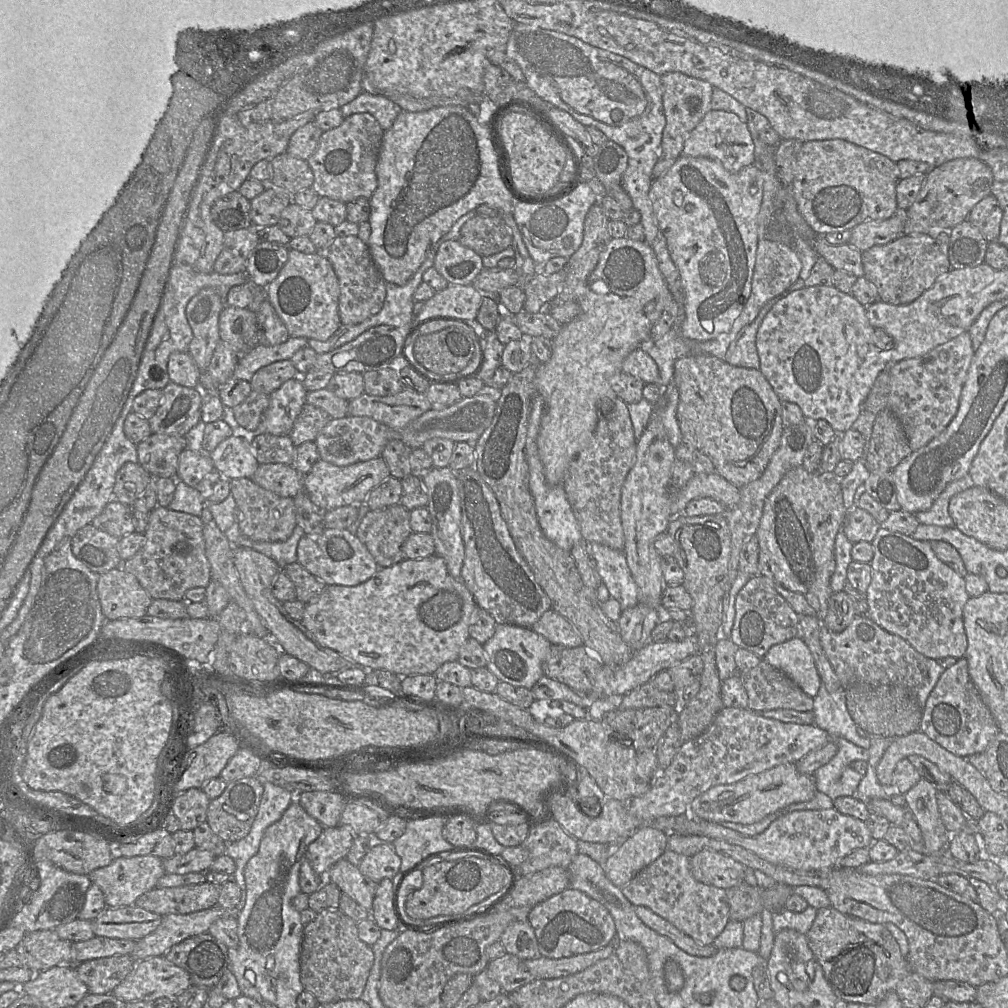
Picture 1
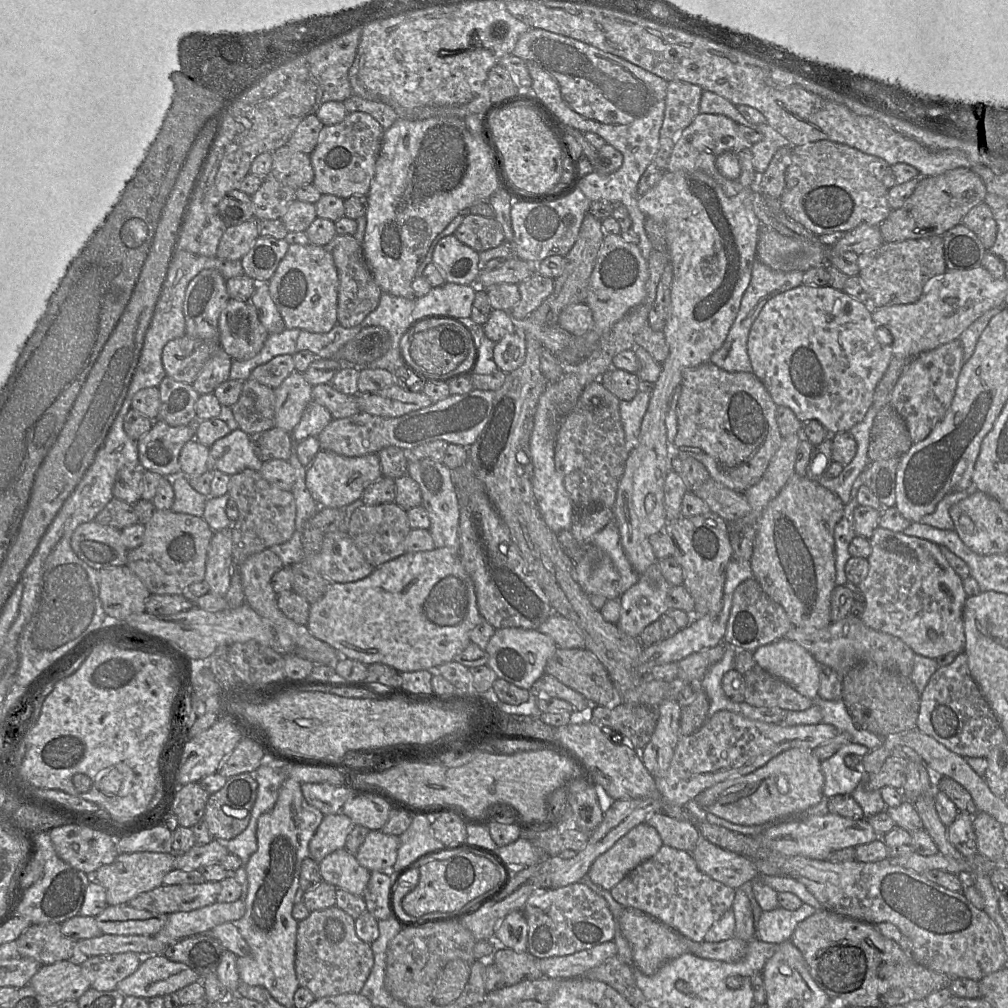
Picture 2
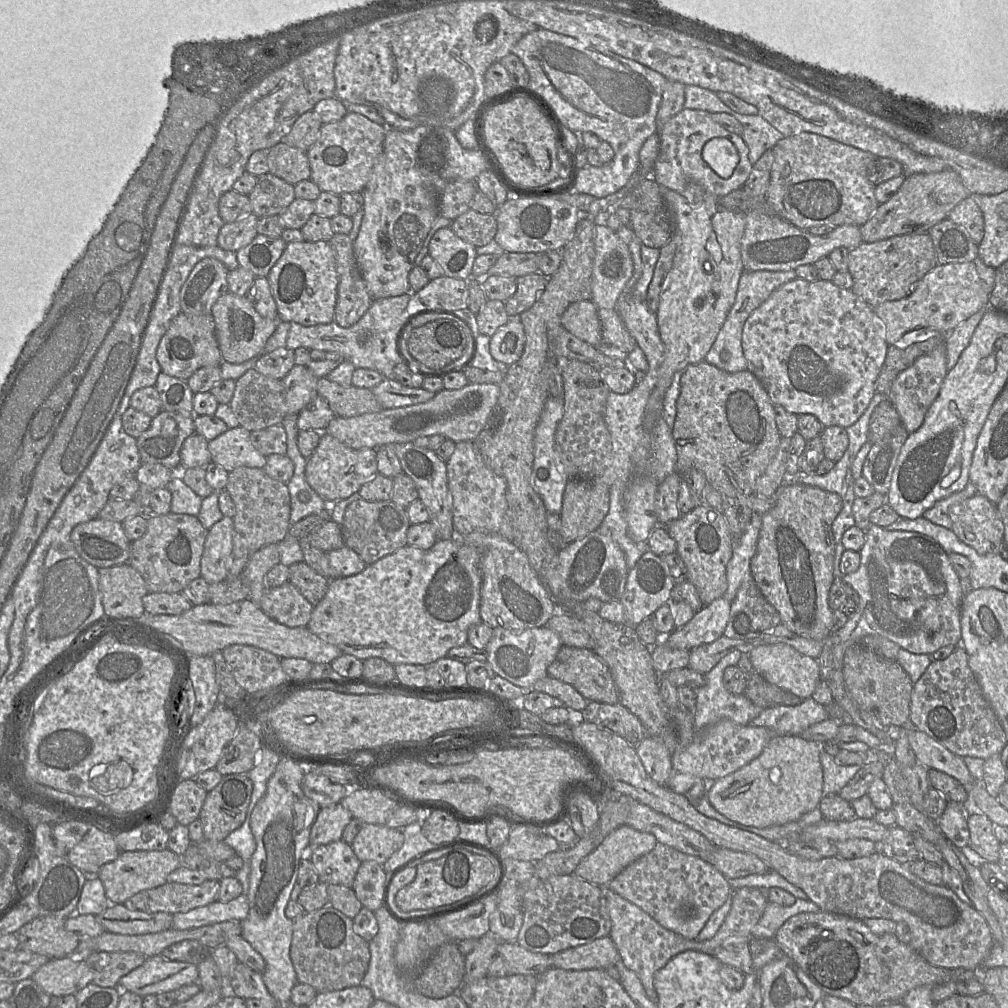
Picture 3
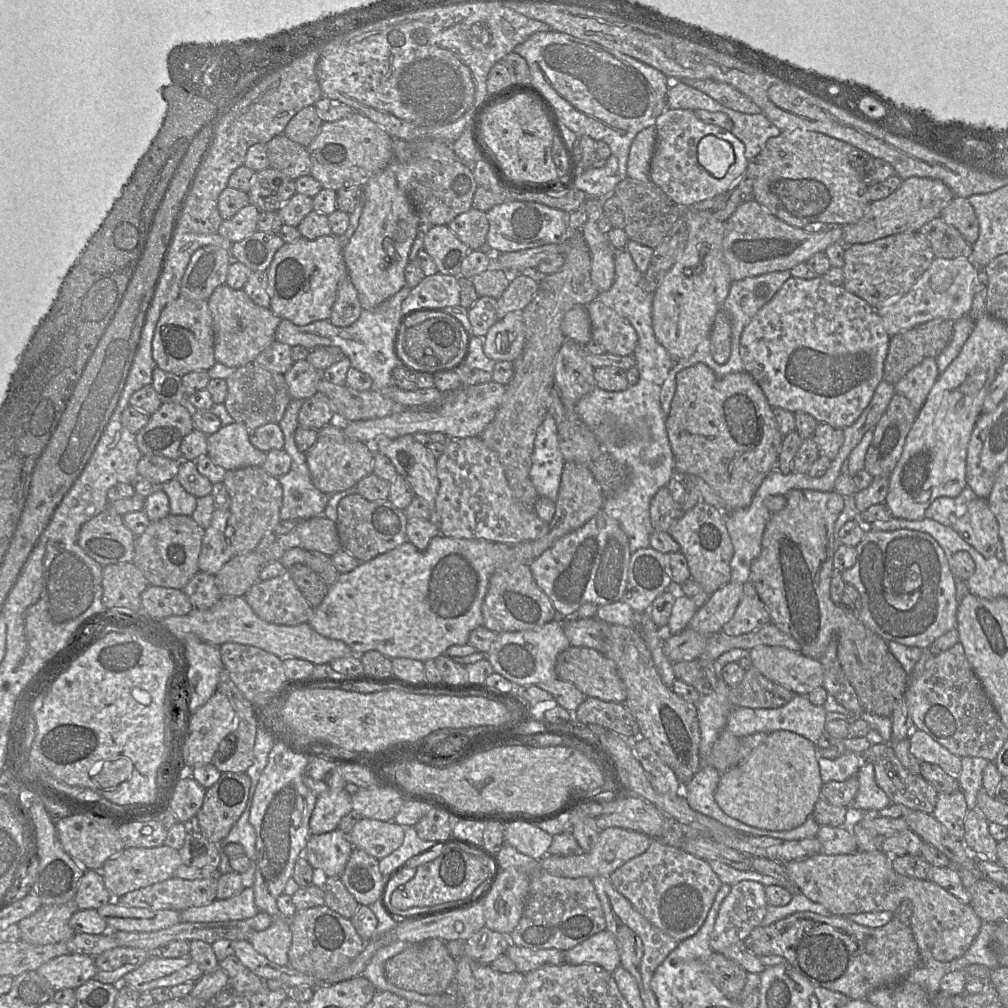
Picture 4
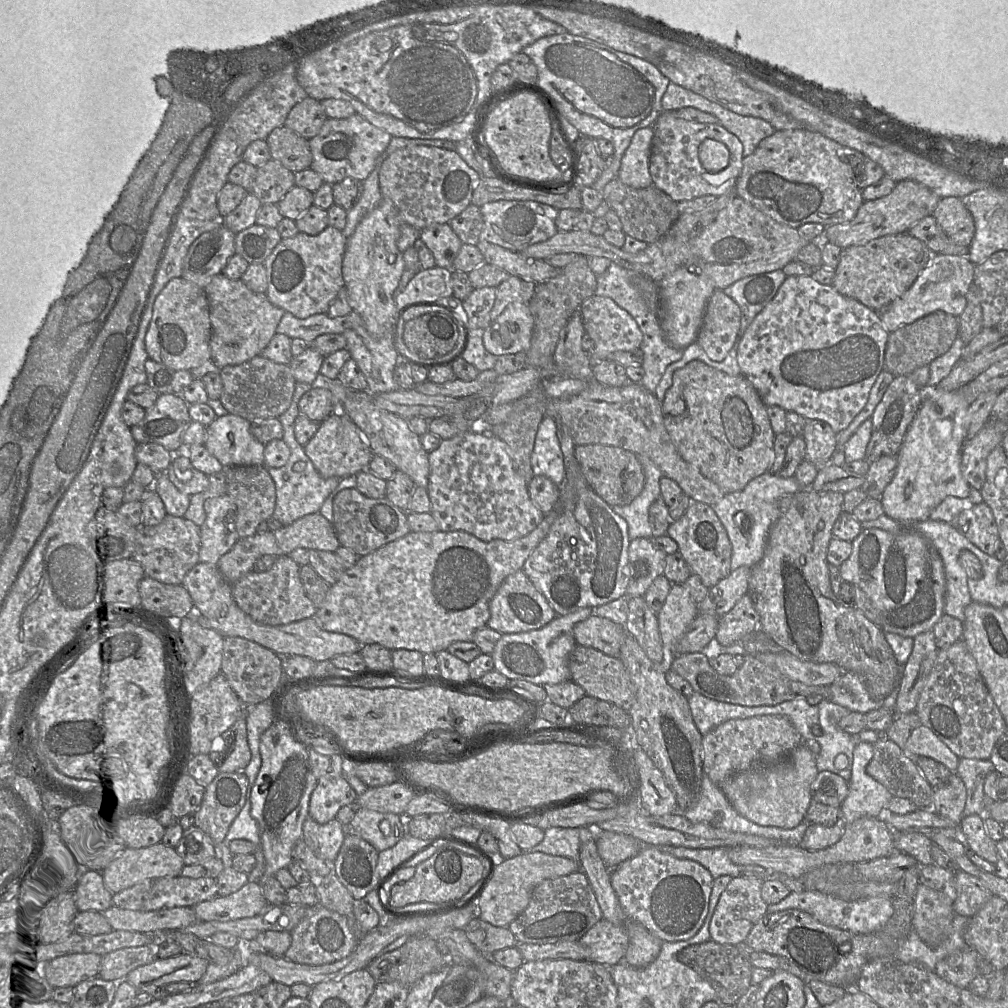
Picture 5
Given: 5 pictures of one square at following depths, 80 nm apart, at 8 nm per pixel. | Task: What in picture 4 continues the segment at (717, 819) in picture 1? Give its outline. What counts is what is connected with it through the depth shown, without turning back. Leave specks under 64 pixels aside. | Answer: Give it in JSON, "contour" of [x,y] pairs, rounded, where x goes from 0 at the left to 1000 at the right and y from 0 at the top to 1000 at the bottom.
{"contour":[[[772,724],[759,729],[757,735],[749,743],[747,743],[737,754],[735,754],[733,757],[726,760],[719,766],[715,767],[708,792],[712,800],[719,808],[738,817],[759,823],[785,823],[794,819],[804,809],[806,809],[809,797],[813,792],[815,779],[816,776],[813,769],[810,739],[791,727],[780,724]]]}

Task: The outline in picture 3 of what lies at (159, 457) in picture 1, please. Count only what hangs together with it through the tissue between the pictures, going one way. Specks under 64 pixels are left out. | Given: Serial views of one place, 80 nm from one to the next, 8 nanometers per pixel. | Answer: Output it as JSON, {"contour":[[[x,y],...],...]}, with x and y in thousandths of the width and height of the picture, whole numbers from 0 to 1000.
{"contour":[[[161,407],[149,424],[136,435],[141,459],[157,459],[168,465],[179,459],[182,438],[193,429],[192,411]]]}

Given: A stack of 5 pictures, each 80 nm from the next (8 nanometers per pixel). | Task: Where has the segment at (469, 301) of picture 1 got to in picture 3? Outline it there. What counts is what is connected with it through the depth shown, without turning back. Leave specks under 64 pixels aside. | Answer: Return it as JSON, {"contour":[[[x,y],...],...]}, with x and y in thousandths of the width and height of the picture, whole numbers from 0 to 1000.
{"contour":[[[438,274],[429,277],[426,281],[414,290],[409,290],[406,298],[404,309],[407,313],[412,313],[423,309],[448,310],[464,306],[464,284],[463,280],[458,277]]]}

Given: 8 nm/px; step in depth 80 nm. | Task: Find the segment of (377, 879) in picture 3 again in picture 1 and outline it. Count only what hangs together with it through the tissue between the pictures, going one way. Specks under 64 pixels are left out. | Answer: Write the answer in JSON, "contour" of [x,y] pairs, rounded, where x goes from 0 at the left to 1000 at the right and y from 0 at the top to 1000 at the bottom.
{"contour":[[[382,871],[375,876],[367,910],[378,922],[400,923],[394,910],[392,888],[390,872]]]}

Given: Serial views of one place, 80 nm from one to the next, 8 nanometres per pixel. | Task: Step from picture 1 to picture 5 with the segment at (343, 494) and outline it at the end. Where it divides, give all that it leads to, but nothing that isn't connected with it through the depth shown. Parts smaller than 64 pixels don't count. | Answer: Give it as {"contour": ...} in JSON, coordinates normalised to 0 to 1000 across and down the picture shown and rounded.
{"contour":[[[332,408],[316,420],[315,427],[301,442],[302,448],[320,474],[340,475],[365,466],[370,453],[366,438],[360,429],[342,412]]]}

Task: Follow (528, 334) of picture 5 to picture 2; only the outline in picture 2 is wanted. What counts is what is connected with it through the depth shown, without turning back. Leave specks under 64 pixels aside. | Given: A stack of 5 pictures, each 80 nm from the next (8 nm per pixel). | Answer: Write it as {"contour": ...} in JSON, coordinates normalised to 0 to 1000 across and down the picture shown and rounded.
{"contour":[[[511,328],[491,340],[489,355],[494,366],[506,370],[515,365],[522,354],[522,336],[519,328]]]}

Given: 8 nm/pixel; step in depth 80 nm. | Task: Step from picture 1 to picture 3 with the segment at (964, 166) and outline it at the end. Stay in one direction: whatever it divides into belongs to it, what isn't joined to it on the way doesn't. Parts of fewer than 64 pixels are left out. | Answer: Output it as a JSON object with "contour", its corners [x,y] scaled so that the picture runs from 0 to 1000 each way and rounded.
{"contour":[[[944,169],[901,174],[892,188],[853,224],[855,239],[865,241],[897,232],[921,230],[925,224],[939,217],[942,209],[961,194],[952,175]]]}

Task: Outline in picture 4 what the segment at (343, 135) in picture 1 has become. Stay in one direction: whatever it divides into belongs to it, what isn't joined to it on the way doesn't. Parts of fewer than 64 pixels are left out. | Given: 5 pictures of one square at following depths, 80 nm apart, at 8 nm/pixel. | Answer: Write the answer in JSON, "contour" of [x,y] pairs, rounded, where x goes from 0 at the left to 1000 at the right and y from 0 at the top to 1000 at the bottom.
{"contour":[[[349,112],[346,116],[320,121],[316,132],[305,146],[309,173],[320,187],[335,189],[342,186],[361,186],[366,178],[383,167],[390,159],[390,138],[381,128],[357,112]]]}

